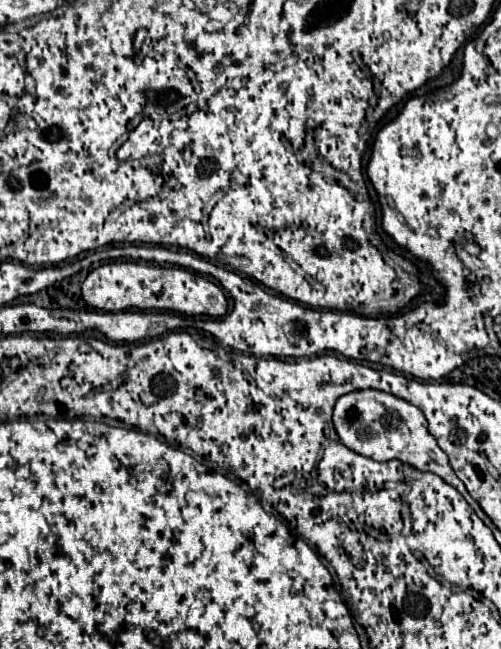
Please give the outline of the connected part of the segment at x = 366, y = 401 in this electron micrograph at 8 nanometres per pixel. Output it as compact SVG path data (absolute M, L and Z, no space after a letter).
M355 390L355 392L349 392L337 400L335 412L333 412L333 424L335 424L335 430L341 438L341 442L347 448L351 448L353 452L373 458L373 460L379 460L379 462L401 460L403 464L409 464L417 470L433 472L443 482L457 488L461 492L461 496L475 508L475 512L483 516L479 504L467 494L463 482L455 476L445 452L439 448L435 436L429 432L425 414L417 406L409 404L403 398L387 394L387 392Z

